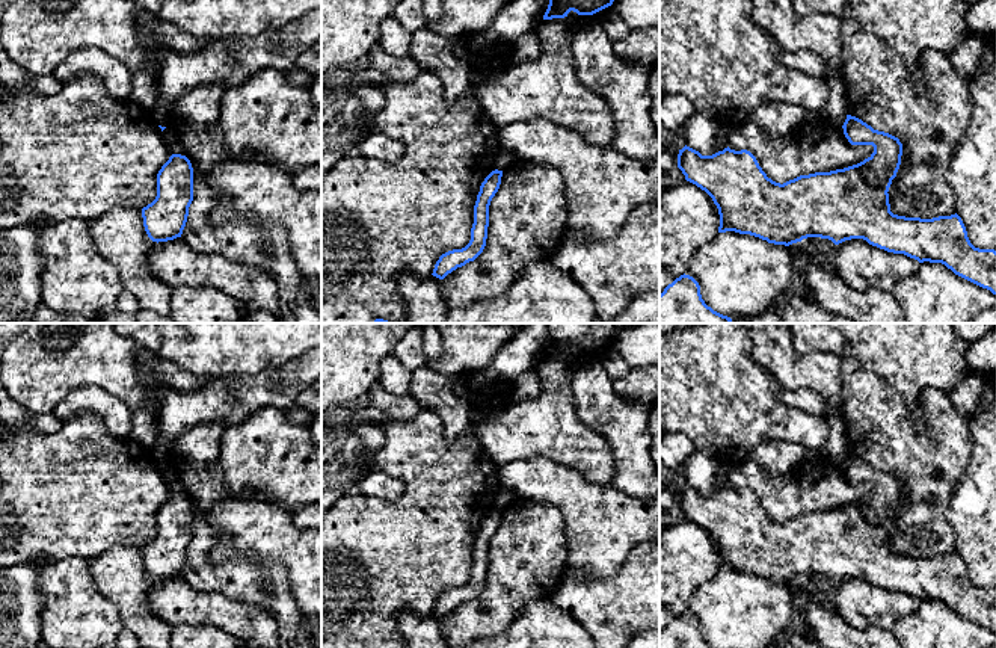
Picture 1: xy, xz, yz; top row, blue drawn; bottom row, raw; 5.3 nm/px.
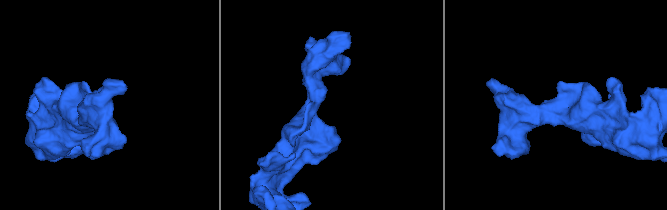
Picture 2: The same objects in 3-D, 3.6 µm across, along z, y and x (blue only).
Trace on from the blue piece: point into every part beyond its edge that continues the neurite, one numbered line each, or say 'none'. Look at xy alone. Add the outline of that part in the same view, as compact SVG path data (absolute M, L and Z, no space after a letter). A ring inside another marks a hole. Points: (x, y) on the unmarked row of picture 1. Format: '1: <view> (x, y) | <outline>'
none

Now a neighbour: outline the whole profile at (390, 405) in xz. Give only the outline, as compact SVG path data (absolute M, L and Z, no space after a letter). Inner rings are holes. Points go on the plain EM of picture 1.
M376 381L370 391L368 397L371 400L371 405L388 418L394 420L410 420L417 414L420 414L424 406L421 406L415 399L412 399L409 394L406 396L395 396L391 393L386 393L380 382Z

